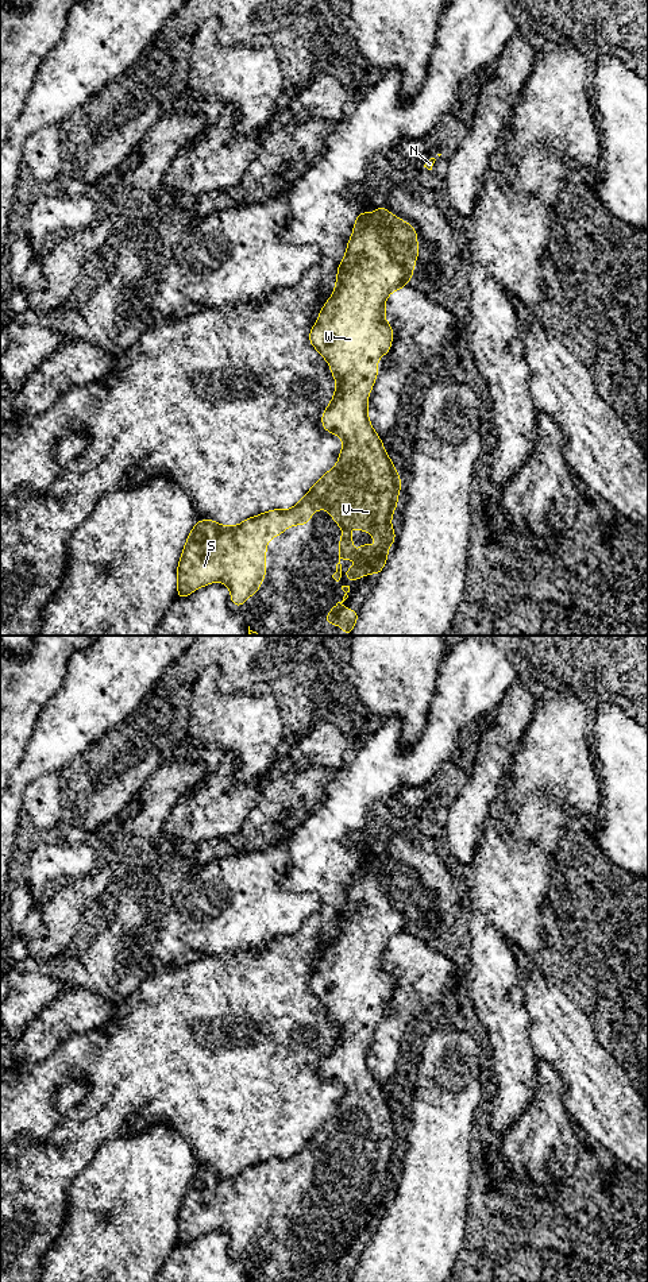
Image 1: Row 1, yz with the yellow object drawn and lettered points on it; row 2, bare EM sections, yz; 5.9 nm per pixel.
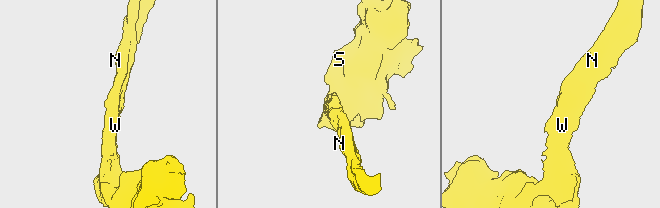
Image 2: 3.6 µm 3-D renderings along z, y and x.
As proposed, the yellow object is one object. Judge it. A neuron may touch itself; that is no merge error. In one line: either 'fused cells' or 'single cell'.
single cell

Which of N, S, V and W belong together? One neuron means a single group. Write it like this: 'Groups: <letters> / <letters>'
Groups: N S V W

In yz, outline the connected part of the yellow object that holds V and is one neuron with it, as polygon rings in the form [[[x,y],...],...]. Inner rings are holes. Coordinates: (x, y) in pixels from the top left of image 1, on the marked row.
[[[385,206],[375,208],[371,216],[364,211],[359,212],[346,255],[338,267],[335,293],[323,306],[309,333],[309,343],[329,363],[332,377],[338,382],[333,398],[323,413],[321,424],[324,430],[338,435],[344,441],[339,462],[289,510],[273,509],[231,528],[221,526],[213,520],[197,521],[188,536],[177,567],[178,599],[202,586],[223,582],[231,591],[232,605],[242,607],[244,601],[261,588],[261,580],[266,578],[266,544],[273,536],[281,536],[289,525],[308,525],[309,517],[317,509],[328,509],[331,518],[342,528],[339,563],[332,575],[336,582],[342,578],[340,560],[346,557],[348,563],[352,561],[354,529],[370,532],[374,541],[382,542],[383,547],[378,551],[363,542],[358,548],[358,565],[347,571],[350,583],[370,572],[378,576],[383,569],[389,547],[396,541],[390,518],[398,506],[401,478],[370,424],[367,398],[379,371],[377,359],[392,348],[393,328],[383,318],[386,298],[392,291],[404,289],[410,282],[417,255],[417,233],[410,224],[396,217]],[[348,499],[352,501],[350,533],[347,532]]]

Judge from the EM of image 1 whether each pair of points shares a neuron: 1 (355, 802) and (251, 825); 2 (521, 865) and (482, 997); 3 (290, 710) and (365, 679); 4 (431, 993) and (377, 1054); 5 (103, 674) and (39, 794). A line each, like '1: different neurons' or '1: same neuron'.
1: different neurons
2: same neuron
3: different neurons
4: same neuron
5: different neurons

